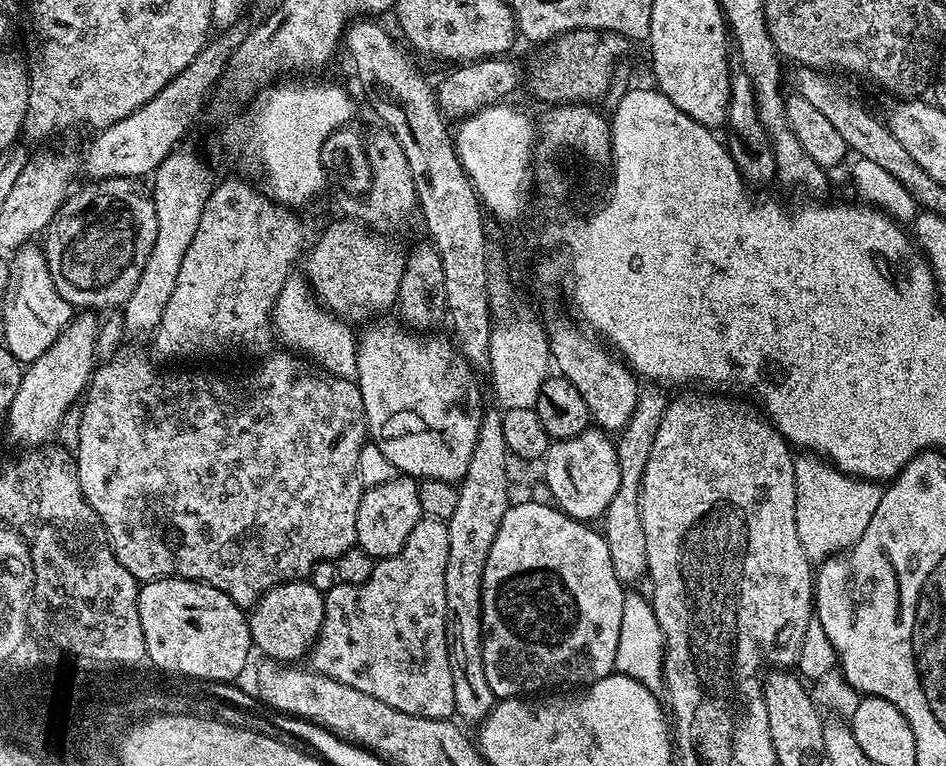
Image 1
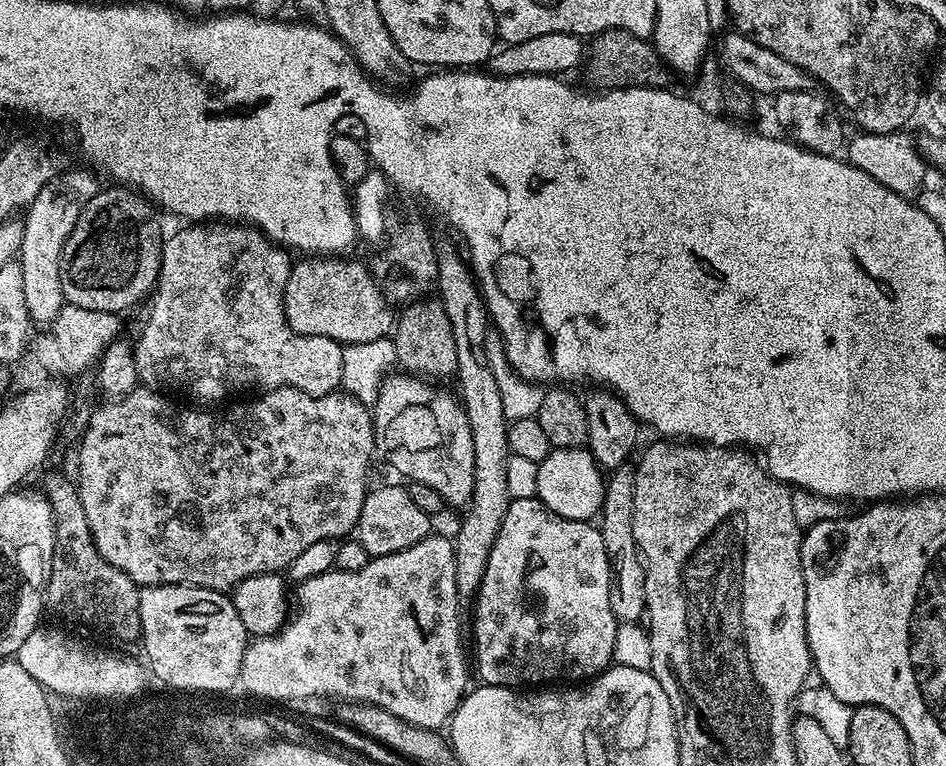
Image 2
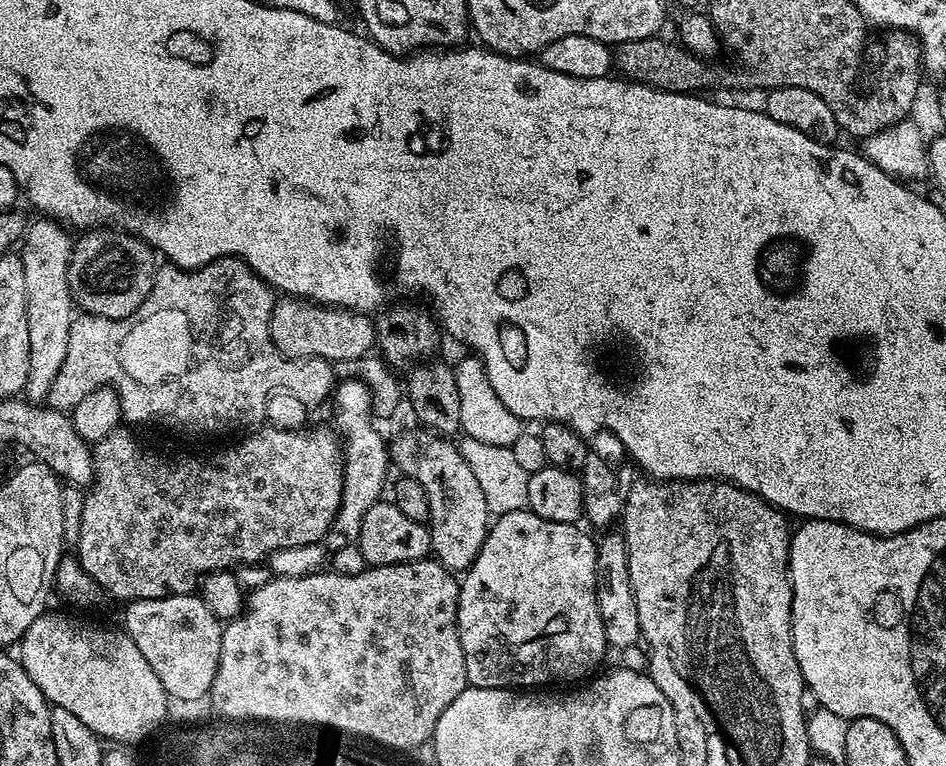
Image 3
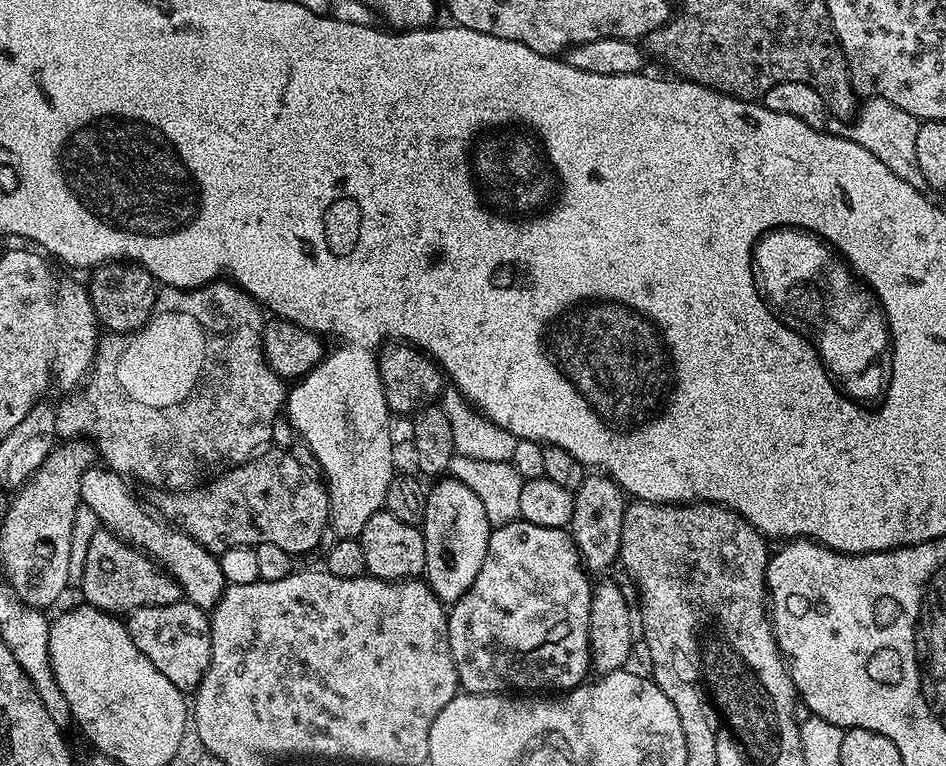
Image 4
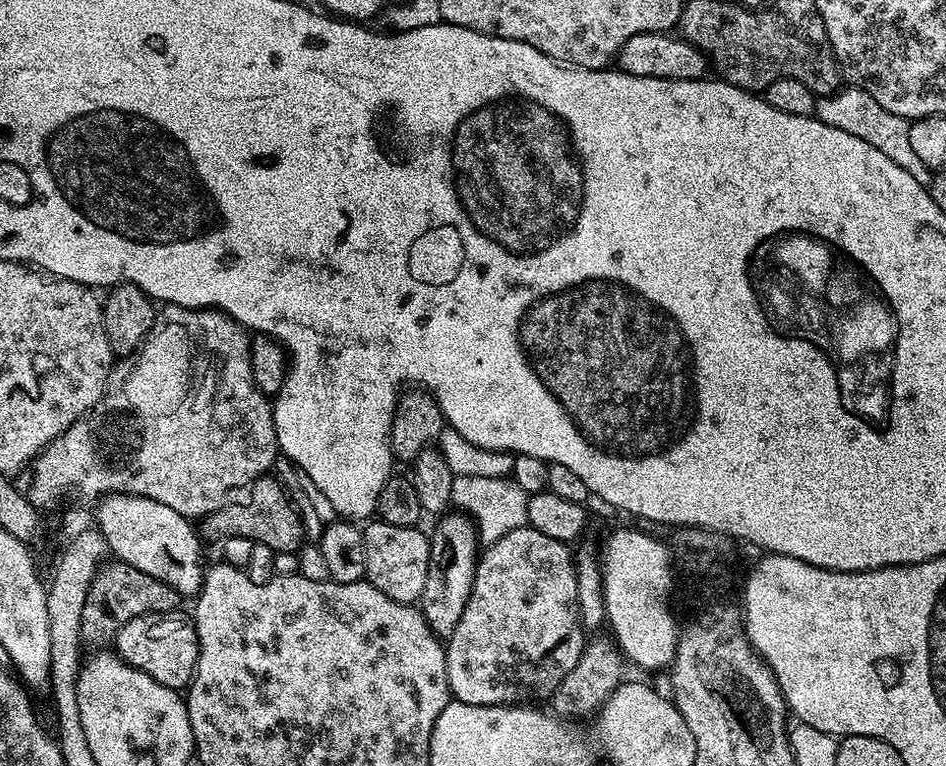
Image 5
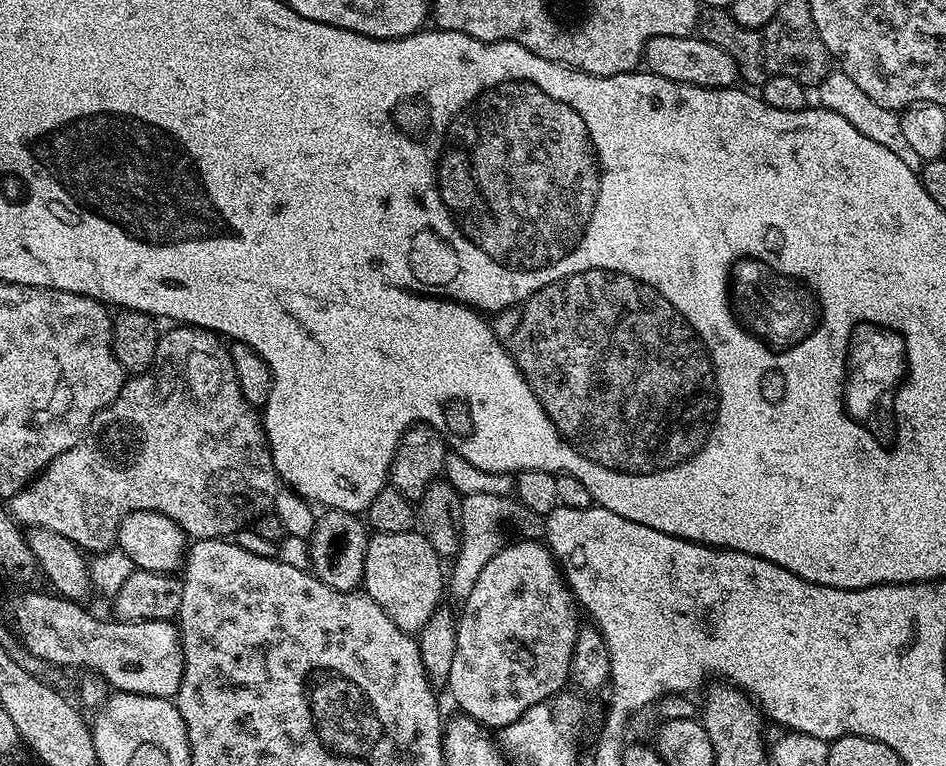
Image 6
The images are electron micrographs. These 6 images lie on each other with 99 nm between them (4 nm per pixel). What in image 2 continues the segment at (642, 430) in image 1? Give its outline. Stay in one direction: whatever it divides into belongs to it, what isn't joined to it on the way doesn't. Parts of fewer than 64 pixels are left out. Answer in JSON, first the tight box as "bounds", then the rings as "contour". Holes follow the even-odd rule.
{"bounds":[598,463,646,624],"contour":[[[631,463],[615,469],[607,477],[604,486],[604,501],[600,507],[598,527],[602,534],[602,542],[606,546],[608,565],[612,568],[612,597],[610,606],[614,610],[617,621],[625,624],[637,623],[645,615],[646,578],[644,577],[644,561],[640,555],[640,547],[634,538],[634,486],[636,485],[636,469]]]}

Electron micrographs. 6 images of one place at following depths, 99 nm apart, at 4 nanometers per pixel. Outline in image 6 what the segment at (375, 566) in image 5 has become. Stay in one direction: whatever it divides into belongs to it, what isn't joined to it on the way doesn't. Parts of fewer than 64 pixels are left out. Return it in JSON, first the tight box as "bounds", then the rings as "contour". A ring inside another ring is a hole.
{"bounds":[362,530,446,634],"contour":[[[419,530],[402,534],[372,532],[366,546],[362,588],[403,632],[419,634],[426,622],[430,622],[430,614],[441,607],[440,595],[446,592],[446,572],[440,569],[440,564],[442,557]]]}

